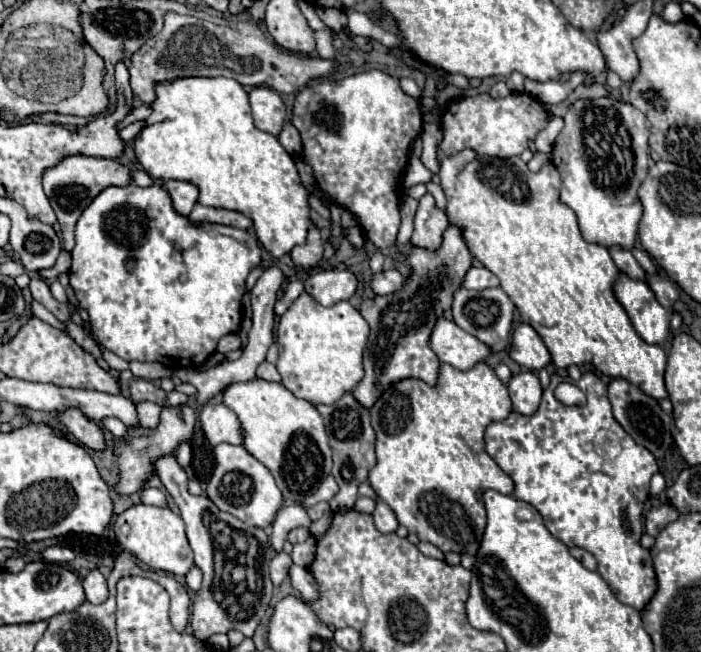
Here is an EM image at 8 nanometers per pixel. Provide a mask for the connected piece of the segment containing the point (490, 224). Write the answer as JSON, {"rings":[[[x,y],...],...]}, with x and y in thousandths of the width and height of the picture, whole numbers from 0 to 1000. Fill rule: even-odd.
{"rings":[[[663,227],[658,236],[638,239],[629,248],[626,273],[638,304],[635,328],[641,344],[658,353],[675,396],[712,426],[715,442],[738,469],[743,491],[757,497],[775,518],[795,564],[843,555],[872,580],[886,577],[900,589],[909,589],[923,607],[937,613],[951,607],[946,580],[951,546],[940,531],[923,528],[917,518],[909,521],[909,509],[894,479],[874,451],[874,433],[883,414],[866,380],[832,368],[817,322],[797,310],[800,270],[786,248],[780,248],[769,264],[757,264],[740,239],[732,239],[726,252],[718,242],[686,242],[675,230]]]}

